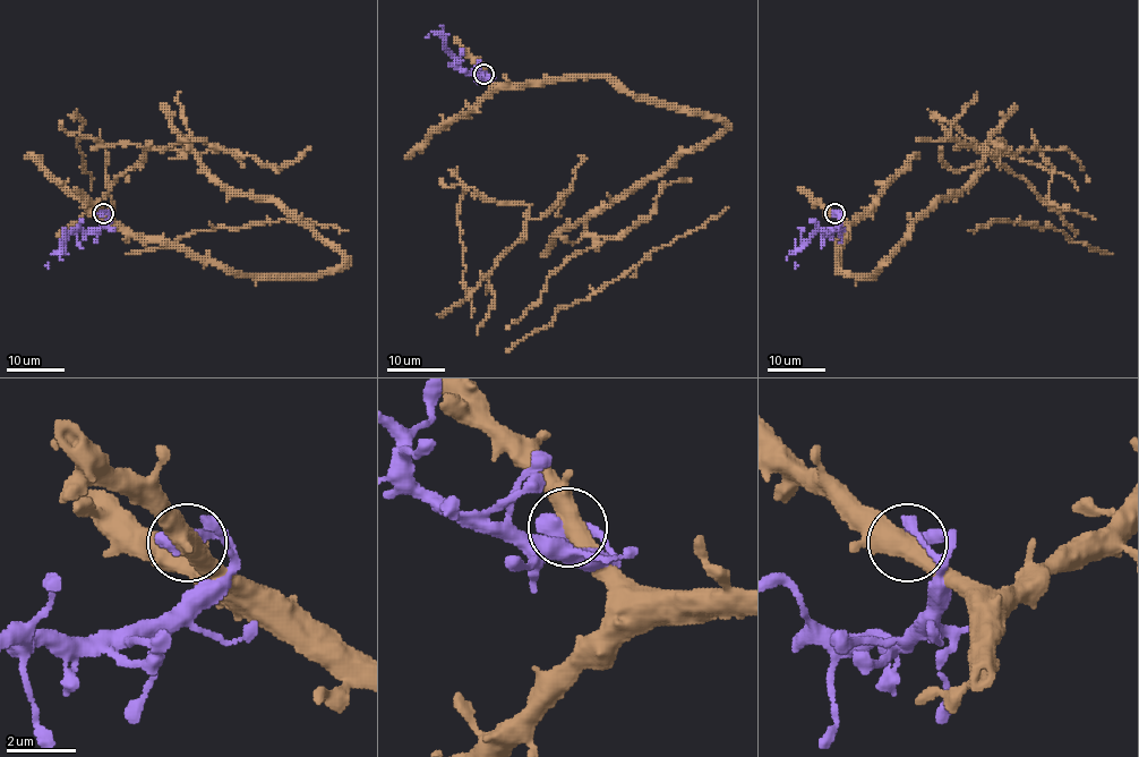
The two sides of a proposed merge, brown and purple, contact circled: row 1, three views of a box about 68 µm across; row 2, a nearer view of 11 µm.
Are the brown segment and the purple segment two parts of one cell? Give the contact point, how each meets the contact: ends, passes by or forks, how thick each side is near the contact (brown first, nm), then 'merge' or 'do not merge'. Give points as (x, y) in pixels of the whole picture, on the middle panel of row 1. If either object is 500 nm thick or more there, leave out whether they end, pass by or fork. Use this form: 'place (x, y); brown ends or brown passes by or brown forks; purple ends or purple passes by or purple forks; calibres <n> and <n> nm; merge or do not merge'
place (484, 74); calibres 500 and 550 nm; do not merge

